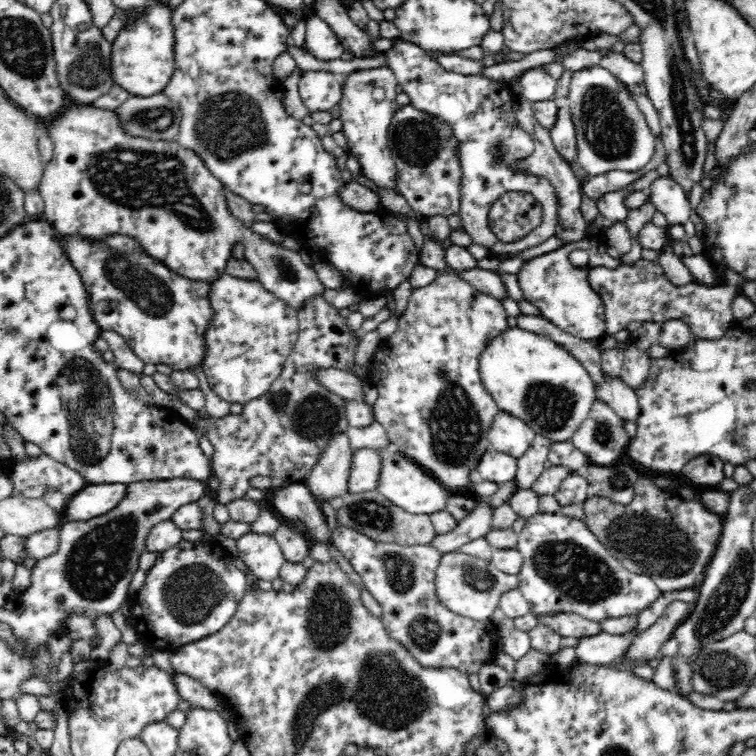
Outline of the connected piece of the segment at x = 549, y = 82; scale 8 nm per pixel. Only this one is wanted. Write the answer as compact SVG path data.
M544 65L525 70L519 76L519 96L532 103L549 100L556 92L558 79L554 78Z

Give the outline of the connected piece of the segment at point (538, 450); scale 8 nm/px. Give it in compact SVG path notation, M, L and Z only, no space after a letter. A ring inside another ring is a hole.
M538 435L535 444L517 459L517 473L514 480L516 490L533 489L534 483L545 469L544 462L552 444L548 438Z

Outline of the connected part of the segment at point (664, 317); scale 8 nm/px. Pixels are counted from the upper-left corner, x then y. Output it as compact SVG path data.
M640 259L631 267L621 263L616 269L594 266L589 270L587 278L589 285L593 286L593 290L604 300L606 333L610 335L618 333L625 325L633 321L638 321L641 324L644 322L663 324L665 321L680 319L690 328L694 339L718 341L738 323L732 308L734 300L740 294L738 289L736 290L734 286L726 286L723 282L716 284L714 287L697 282L688 284L688 286L674 286L669 281L664 267L658 261Z

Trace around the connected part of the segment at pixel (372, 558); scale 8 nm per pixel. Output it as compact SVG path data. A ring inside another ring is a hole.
M343 526L336 527L331 538L382 607L379 617L390 638L404 646L422 666L453 668L470 674L492 661L500 639L494 624L460 616L436 598L434 576L442 554L433 546L378 542Z

